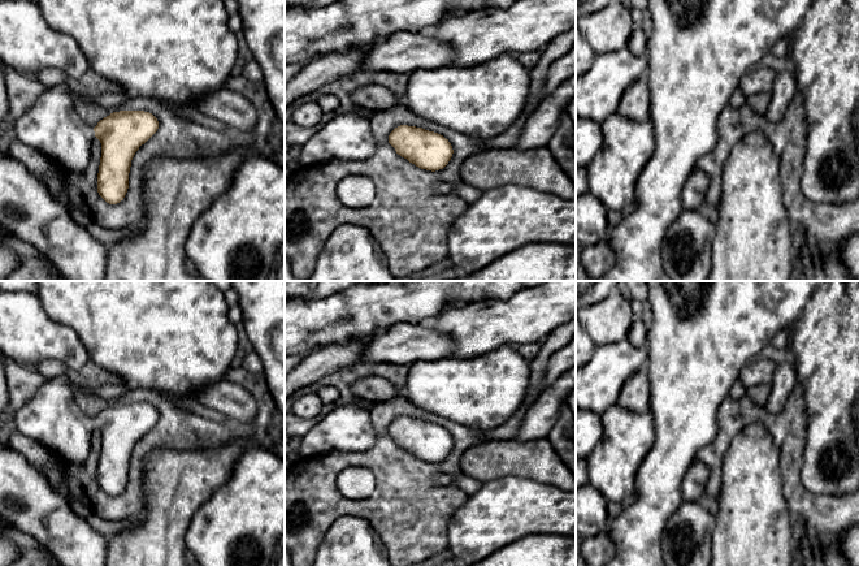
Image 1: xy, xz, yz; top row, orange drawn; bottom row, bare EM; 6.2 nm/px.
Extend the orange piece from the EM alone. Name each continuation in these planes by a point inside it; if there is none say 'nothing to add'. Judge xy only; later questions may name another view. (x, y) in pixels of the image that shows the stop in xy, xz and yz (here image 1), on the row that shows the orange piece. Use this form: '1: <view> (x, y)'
1: xy (52, 125)

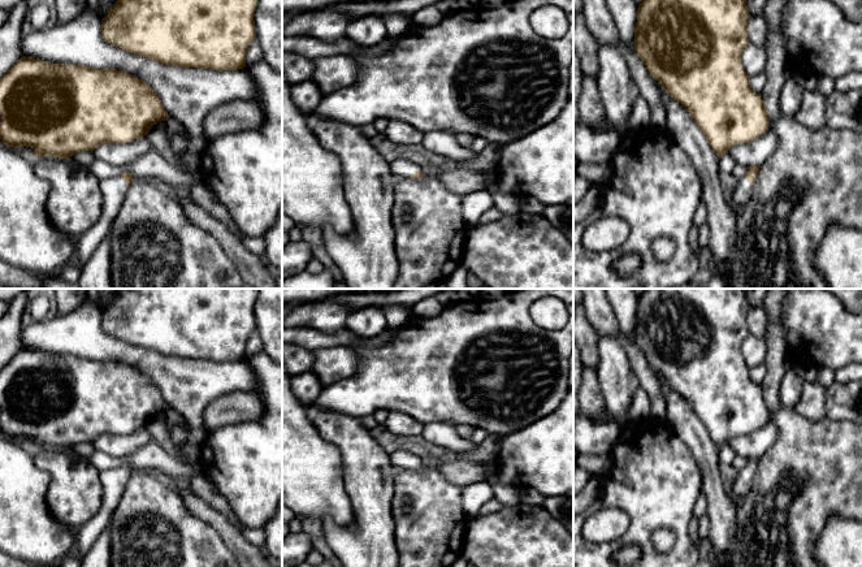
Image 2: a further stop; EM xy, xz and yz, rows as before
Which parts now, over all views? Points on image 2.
1: xz (402, 168)

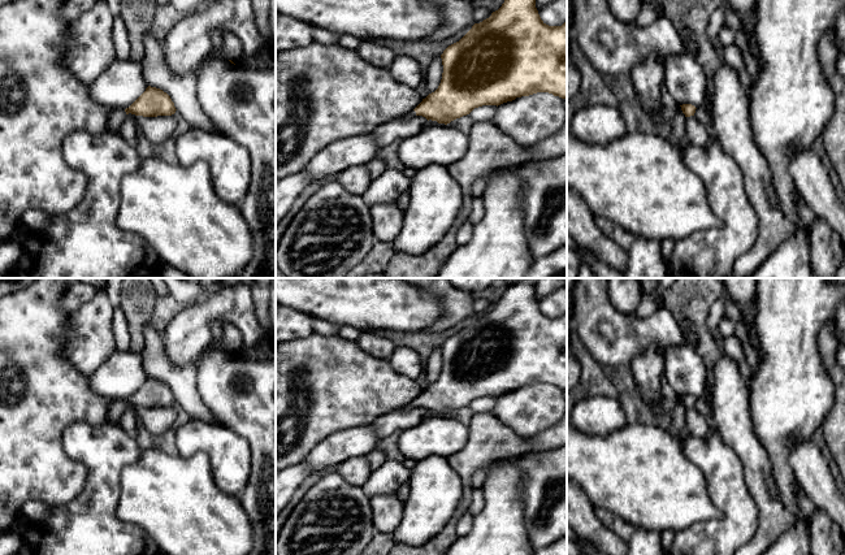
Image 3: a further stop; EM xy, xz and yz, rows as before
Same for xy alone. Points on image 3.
1: xy (116, 118)

